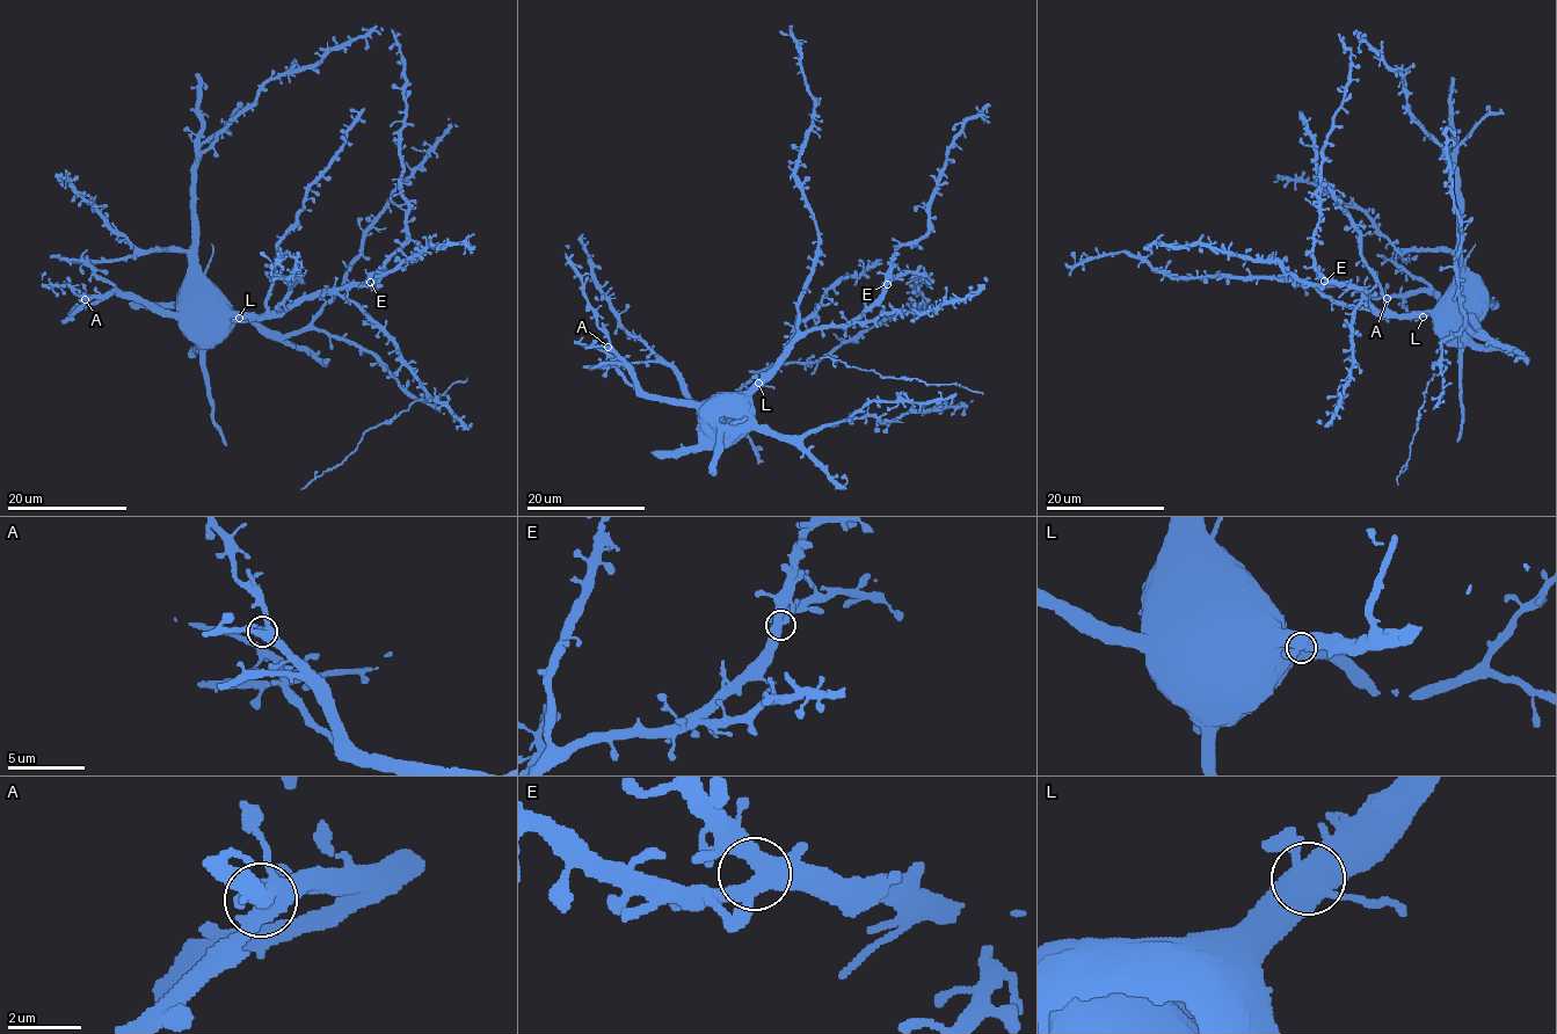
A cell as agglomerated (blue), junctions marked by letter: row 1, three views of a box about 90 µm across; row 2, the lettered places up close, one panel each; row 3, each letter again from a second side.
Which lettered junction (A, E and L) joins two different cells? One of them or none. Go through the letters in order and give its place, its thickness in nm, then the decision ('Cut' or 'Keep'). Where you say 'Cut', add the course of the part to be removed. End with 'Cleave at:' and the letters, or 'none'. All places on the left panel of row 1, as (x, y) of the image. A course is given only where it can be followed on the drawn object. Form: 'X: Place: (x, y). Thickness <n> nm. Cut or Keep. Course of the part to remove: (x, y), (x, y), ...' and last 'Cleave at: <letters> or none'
A: Place: (85, 299). Thickness 460 nm. Keep
E: Place: (370, 282). Thickness 480 nm. Keep
L: Place: (239, 318). Thickness 480 nm. Cut. Course of the part to remove: (239, 318), (255, 315)
Cleave at: L

